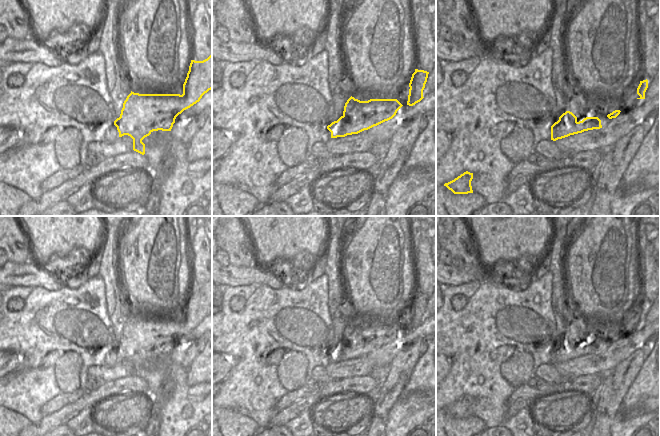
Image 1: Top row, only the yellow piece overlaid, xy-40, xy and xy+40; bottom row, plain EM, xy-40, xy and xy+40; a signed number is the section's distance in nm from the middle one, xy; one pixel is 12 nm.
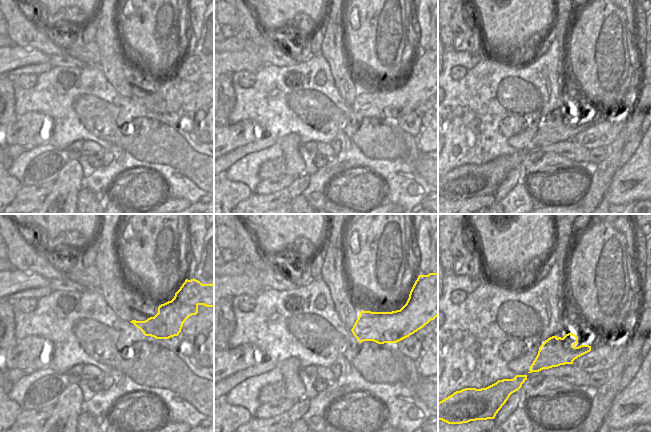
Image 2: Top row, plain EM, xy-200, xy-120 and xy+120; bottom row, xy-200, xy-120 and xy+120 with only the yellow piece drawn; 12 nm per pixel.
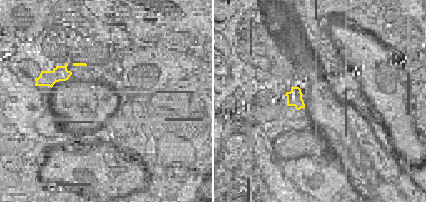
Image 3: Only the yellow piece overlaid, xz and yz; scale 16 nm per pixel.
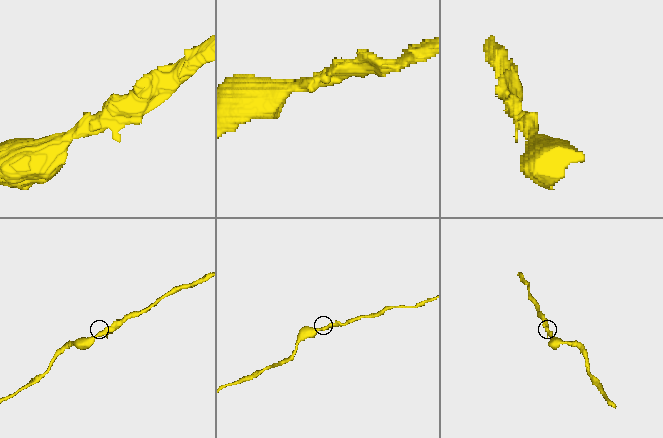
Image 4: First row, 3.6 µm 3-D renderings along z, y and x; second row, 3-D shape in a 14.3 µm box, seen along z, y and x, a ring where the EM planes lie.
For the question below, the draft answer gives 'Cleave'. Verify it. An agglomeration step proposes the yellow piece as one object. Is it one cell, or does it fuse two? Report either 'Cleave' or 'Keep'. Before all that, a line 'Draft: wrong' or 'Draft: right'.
Draft: wrong
Keep

